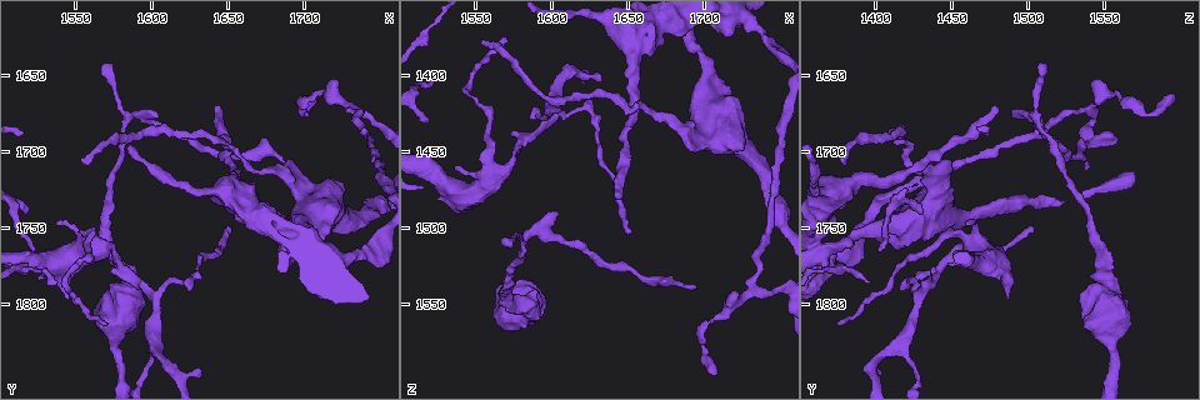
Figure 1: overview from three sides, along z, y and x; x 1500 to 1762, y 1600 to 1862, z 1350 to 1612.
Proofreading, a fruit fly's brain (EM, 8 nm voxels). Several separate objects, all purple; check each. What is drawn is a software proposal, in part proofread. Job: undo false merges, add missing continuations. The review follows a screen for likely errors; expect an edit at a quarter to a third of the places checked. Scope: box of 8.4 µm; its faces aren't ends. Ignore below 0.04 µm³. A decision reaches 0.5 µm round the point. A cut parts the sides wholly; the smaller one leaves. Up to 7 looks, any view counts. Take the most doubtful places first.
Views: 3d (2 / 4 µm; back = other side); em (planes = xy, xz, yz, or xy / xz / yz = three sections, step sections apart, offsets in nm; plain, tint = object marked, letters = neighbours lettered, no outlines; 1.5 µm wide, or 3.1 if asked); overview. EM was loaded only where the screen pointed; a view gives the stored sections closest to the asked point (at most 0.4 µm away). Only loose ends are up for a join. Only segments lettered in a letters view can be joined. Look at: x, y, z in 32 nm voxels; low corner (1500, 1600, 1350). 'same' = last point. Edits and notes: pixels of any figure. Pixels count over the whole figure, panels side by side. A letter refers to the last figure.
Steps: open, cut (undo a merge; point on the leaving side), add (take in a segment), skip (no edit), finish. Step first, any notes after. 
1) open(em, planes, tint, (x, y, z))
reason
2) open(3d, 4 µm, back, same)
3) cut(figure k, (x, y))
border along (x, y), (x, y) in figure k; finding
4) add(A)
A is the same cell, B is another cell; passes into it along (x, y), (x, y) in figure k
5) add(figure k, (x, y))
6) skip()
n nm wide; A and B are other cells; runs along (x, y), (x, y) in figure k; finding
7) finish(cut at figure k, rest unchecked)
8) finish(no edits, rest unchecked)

open(3d, 2 µm, (1652, 1748, 1504))
thin end

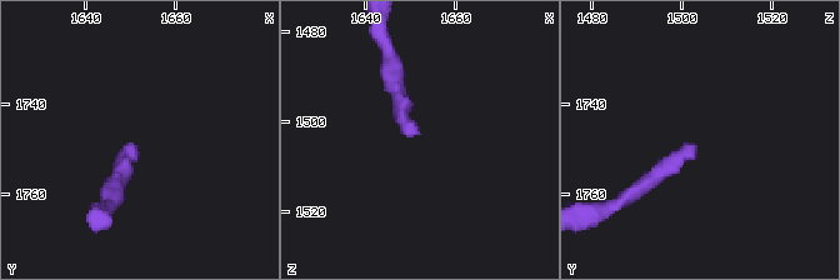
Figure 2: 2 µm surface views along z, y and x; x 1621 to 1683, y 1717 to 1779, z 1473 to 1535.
open(em, planes, letters, (1653, 1750, 1503))

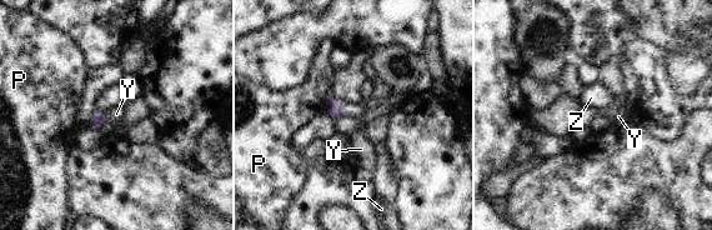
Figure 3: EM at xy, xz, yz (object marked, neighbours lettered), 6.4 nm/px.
add(Y)
Y is the same cell, P and Z are other cells; it goes on there

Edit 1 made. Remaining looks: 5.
open(overview)

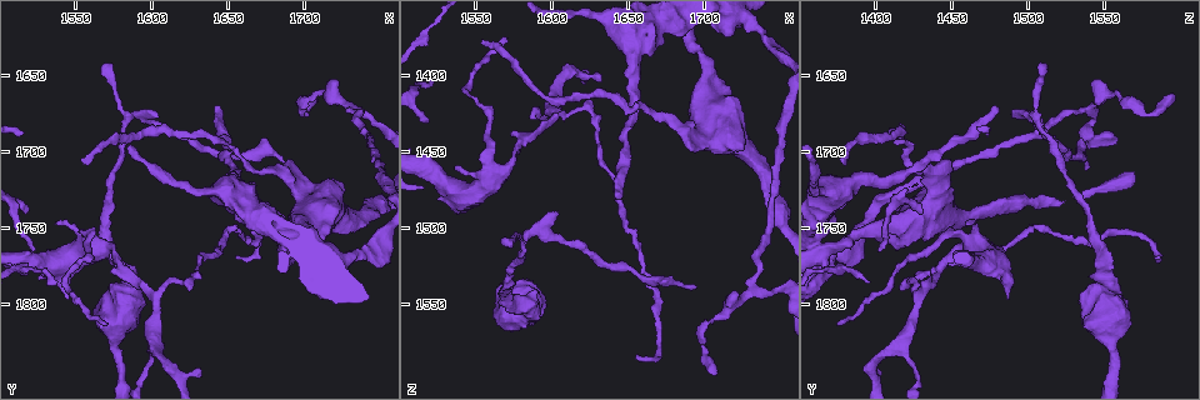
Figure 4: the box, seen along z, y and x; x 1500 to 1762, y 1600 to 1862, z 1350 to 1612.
open(3d, 2 µm, back, (1566, 1640, 1508))
thin end

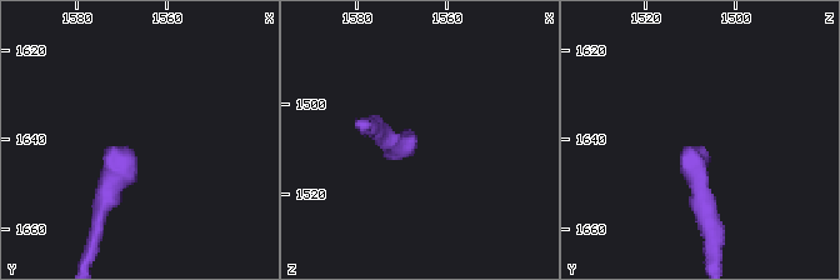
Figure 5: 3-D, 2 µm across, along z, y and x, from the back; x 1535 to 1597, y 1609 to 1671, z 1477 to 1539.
open(em, planes, letters, (1569, 1642, 1509))
shape alone is not enough

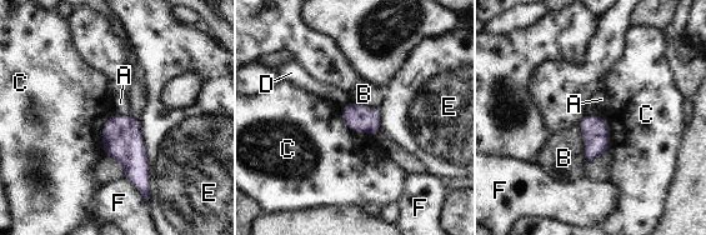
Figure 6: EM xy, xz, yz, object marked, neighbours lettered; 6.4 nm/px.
skip()
A, B, C, D, E and F are other cells; border along (341, 108), (349, 129), (374, 135) in figure 6; no lettered segment goes on from it

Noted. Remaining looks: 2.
finish(add at figure 3, rest unchecked)

